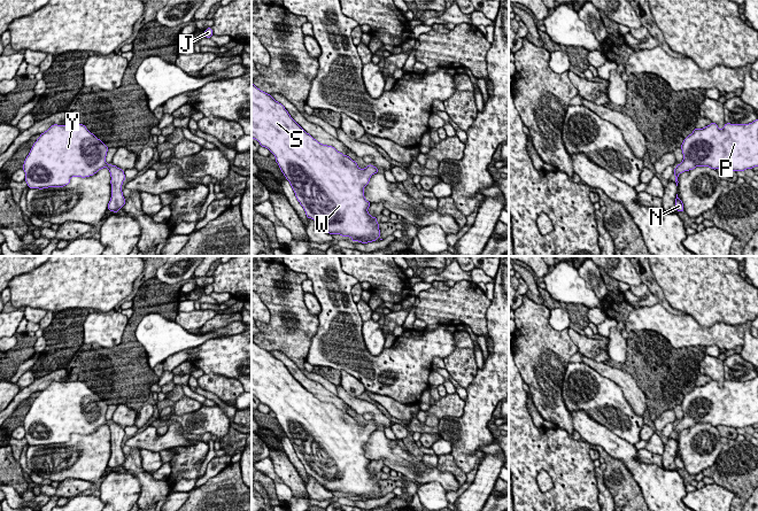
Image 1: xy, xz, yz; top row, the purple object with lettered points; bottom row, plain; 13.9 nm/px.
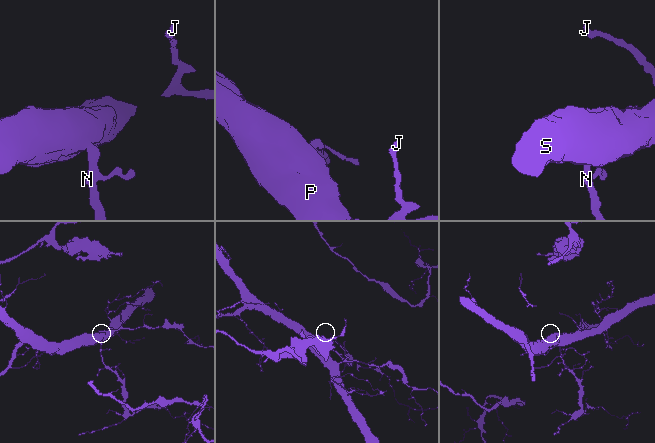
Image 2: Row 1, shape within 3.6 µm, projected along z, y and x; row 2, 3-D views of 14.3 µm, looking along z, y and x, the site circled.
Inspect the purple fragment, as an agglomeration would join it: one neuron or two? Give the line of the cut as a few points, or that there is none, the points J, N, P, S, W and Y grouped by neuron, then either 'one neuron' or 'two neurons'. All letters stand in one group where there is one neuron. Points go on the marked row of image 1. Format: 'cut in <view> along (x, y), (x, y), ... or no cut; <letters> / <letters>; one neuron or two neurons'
no cut; J N P S W Y; one neuron

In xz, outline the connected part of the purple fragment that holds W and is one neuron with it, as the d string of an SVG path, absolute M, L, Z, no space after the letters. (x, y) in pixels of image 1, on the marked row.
M253 83L252 138L276 156L276 162L308 218L332 235L350 237L350 241L362 243L377 241L380 237L379 224L377 217L368 212L371 203L365 200L363 188L369 185L371 176L379 172L376 167L369 164L365 169L359 169L349 156L318 142L291 117L281 103Z

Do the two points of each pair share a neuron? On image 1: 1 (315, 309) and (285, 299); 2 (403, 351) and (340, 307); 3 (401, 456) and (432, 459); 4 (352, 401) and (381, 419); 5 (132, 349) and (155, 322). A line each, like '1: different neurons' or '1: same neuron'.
1: different neurons
2: same neuron
3: different neurons
4: same neuron
5: different neurons

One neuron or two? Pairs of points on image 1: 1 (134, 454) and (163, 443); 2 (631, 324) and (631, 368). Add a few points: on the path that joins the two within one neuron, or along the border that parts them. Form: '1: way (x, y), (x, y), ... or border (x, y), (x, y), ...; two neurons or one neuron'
1: border (125, 444), (140, 449); two neurons
2: border (658, 333), (635, 331), (631, 334); two neurons

